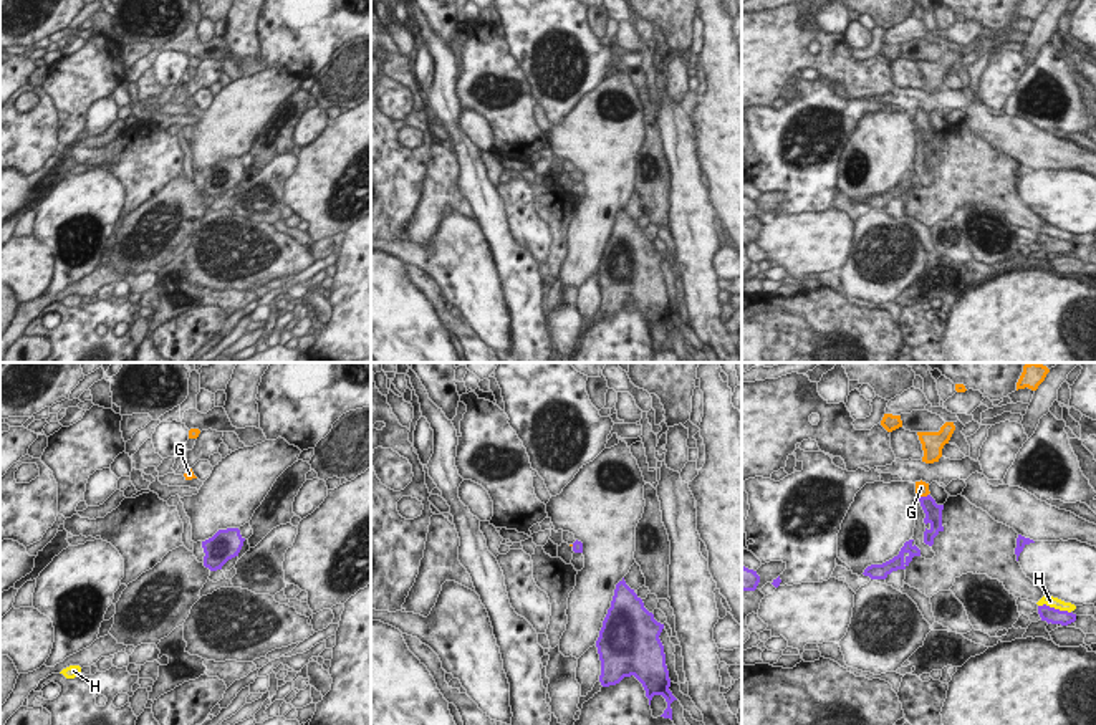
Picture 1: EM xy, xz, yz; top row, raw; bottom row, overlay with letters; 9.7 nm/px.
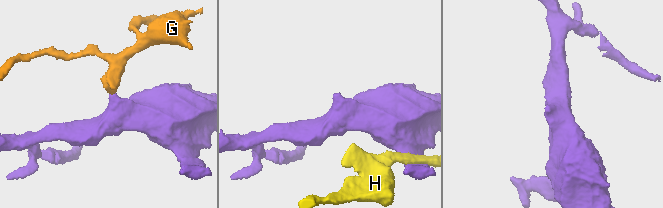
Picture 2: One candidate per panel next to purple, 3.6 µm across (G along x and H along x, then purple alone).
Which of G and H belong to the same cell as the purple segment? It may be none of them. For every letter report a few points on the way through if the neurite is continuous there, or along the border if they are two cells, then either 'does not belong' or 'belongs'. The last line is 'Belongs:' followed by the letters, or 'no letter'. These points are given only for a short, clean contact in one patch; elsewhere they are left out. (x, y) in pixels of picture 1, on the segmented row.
G: runs through yz (932, 512), (924, 497), (921, 487); belongs
H: does not belong
Belongs: G

